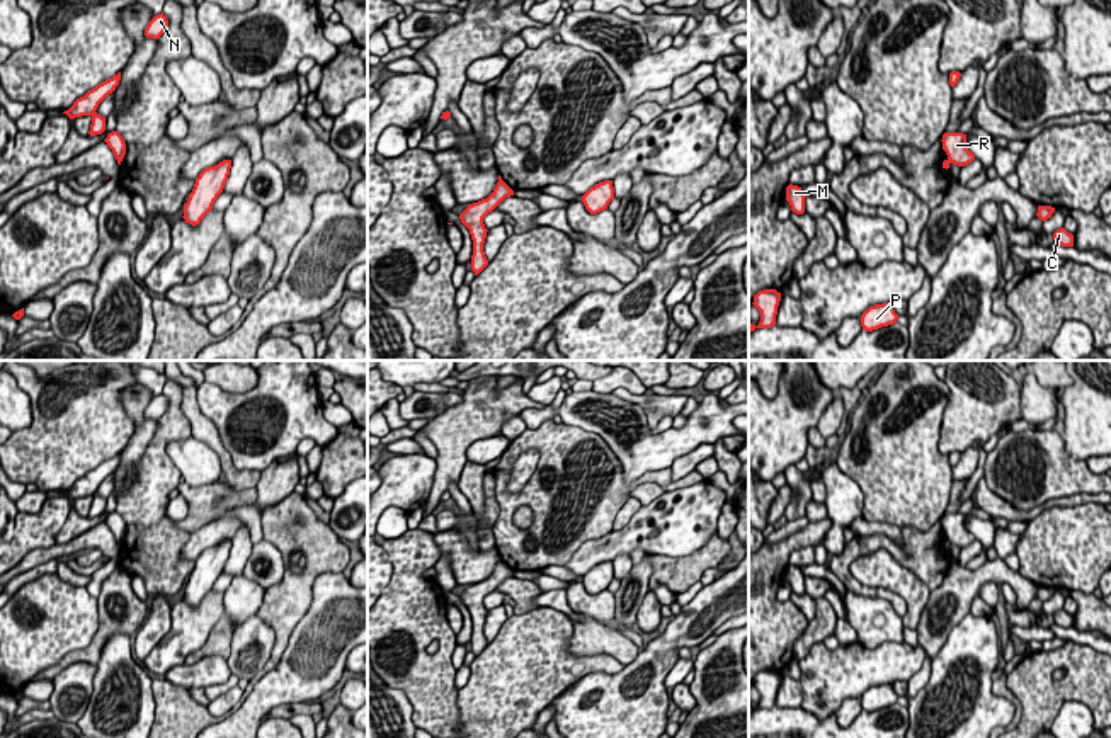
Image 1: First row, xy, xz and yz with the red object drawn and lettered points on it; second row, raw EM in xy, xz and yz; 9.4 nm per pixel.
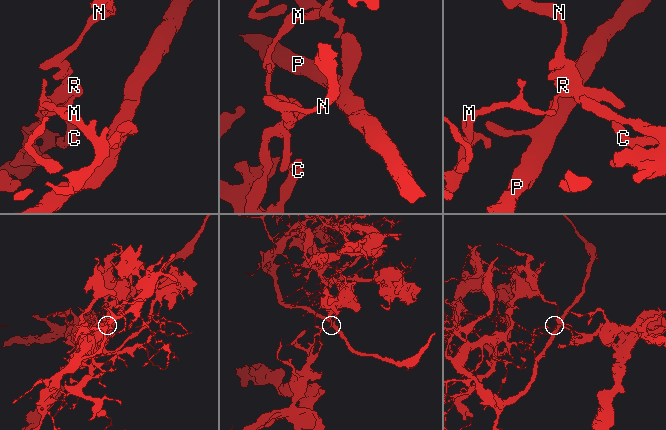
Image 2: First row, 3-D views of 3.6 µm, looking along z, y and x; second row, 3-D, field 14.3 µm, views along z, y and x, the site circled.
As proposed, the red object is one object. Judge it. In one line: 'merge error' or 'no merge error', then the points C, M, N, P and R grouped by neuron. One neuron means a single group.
merge error | C R / M N P

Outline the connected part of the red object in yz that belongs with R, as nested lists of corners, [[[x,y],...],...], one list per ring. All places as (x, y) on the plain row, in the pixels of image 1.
[[[944,514],[941,522],[951,544],[963,548],[975,541],[975,536],[966,529],[966,515]]]

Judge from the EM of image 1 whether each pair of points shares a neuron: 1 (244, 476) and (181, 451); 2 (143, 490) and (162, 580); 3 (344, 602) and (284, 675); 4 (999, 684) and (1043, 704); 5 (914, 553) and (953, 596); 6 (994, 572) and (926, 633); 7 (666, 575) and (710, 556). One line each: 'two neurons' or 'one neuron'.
1: two neurons
2: one neuron
3: one neuron
4: two neurons
5: two neurons
6: one neuron
7: one neuron

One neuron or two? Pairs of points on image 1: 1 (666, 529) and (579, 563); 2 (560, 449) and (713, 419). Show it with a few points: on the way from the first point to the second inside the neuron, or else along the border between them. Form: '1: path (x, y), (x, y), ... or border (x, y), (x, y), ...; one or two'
1: path (643, 534), (635, 534), (601, 550); one
2: border (567, 425), (596, 432), (620, 461), (623, 476); two

